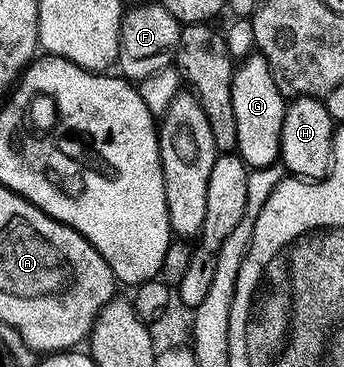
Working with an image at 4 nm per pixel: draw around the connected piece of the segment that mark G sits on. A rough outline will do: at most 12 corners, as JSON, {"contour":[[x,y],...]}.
{"contour":[[267,58],[234,67],[236,155],[278,163],[287,98]]}

